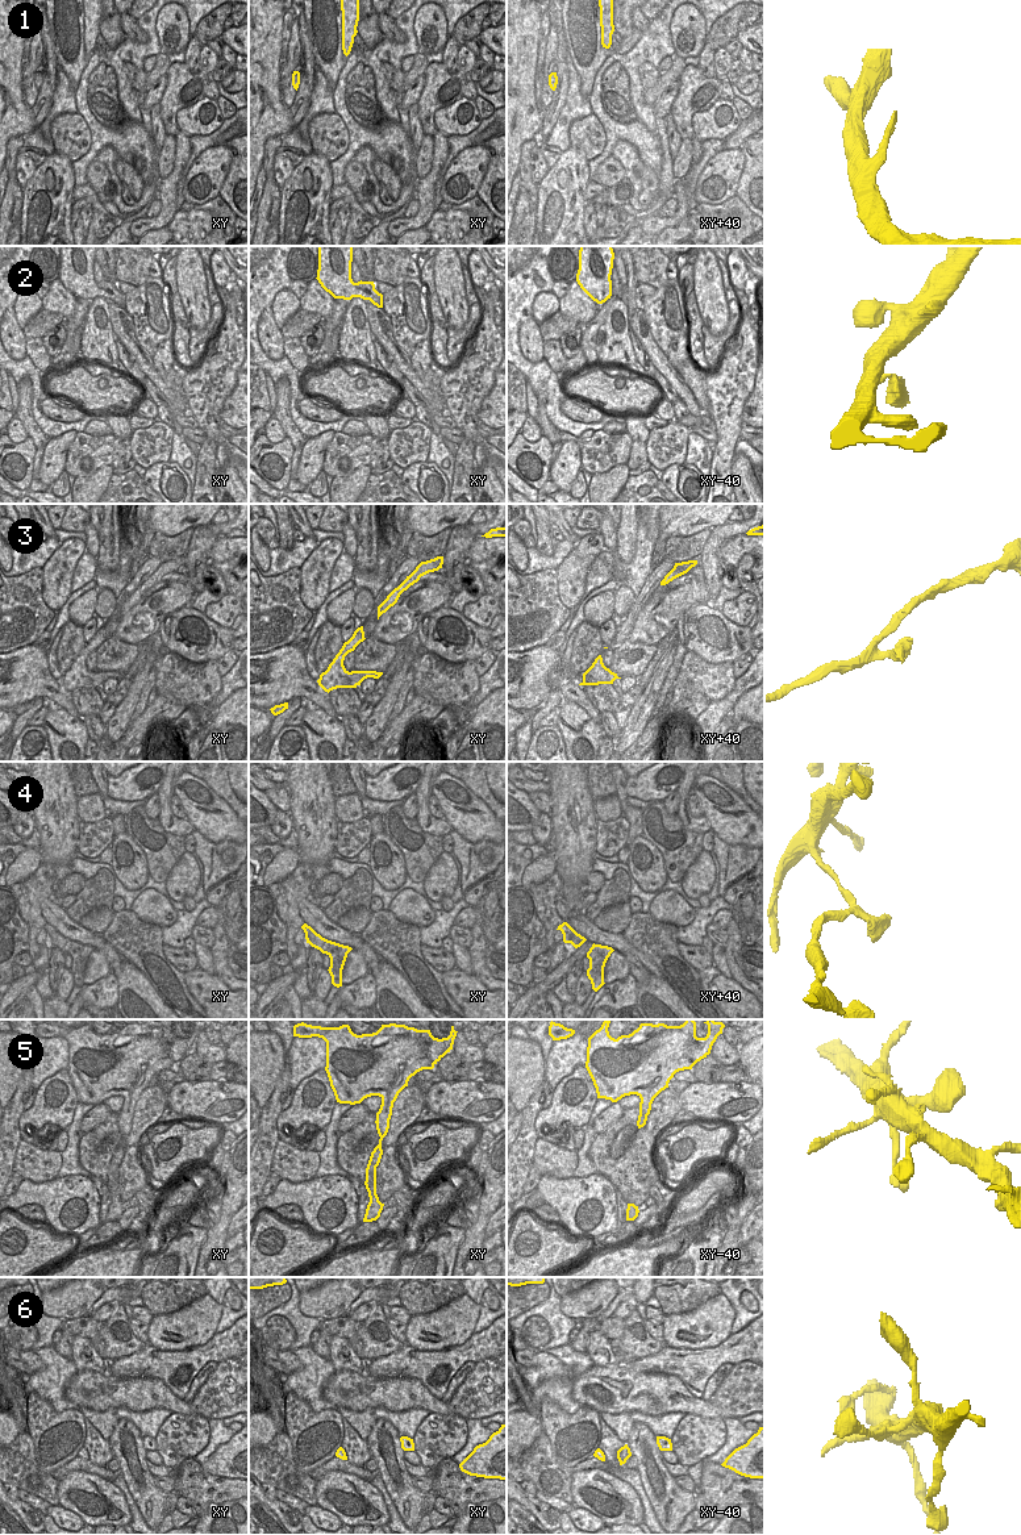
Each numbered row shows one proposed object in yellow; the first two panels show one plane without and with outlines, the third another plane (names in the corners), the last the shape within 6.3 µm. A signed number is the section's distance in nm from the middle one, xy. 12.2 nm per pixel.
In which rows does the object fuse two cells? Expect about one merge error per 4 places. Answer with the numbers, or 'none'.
4

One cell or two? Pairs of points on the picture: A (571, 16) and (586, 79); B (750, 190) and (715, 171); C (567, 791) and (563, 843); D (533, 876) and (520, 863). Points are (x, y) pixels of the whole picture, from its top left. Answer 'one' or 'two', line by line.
A: one
B: two
C: one
D: two

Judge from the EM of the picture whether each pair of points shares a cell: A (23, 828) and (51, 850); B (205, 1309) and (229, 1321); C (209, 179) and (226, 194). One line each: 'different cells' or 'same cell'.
A: different cells
B: different cells
C: different cells

